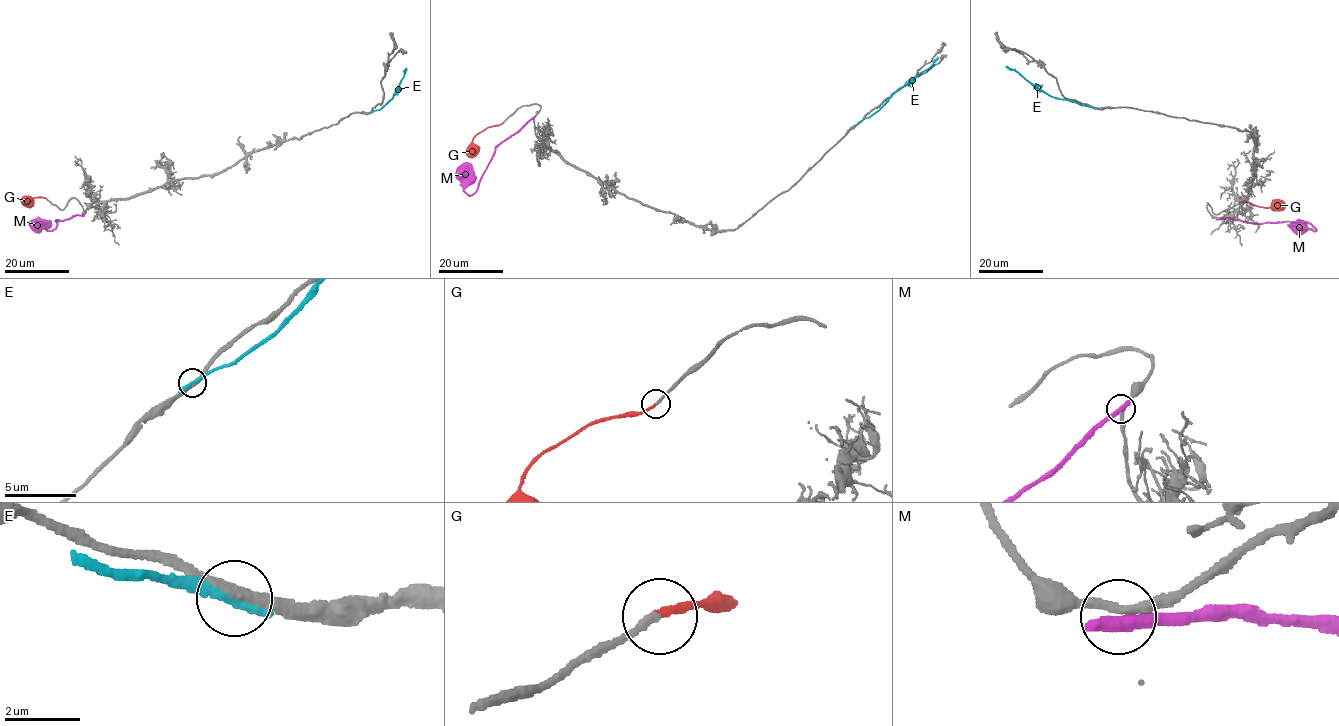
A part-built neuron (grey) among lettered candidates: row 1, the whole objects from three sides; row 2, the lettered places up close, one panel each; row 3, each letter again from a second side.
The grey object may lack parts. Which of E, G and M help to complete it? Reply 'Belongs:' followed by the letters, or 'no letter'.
Belongs: G

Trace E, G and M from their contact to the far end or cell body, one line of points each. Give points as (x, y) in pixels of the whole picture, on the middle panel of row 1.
E: (860, 121), (870, 117), (938, 57)
G: (502, 123), (490, 126), (474, 138), (468, 150), (472, 157)
M: (533, 117), (495, 148), (476, 191), (471, 195), (464, 189), (464, 162)

